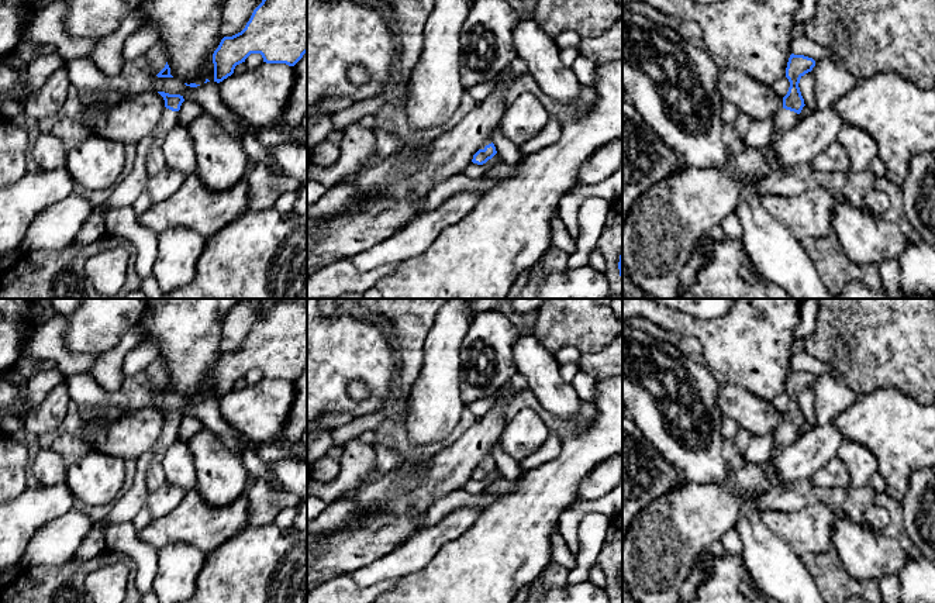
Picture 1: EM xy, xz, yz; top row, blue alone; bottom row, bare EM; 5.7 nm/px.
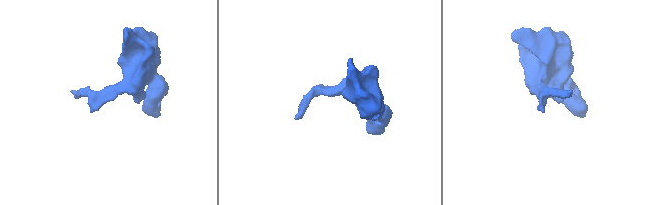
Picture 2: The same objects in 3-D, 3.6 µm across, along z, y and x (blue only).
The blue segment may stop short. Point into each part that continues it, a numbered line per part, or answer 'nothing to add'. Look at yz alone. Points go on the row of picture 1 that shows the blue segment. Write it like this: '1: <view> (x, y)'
1: yz (785, 119)

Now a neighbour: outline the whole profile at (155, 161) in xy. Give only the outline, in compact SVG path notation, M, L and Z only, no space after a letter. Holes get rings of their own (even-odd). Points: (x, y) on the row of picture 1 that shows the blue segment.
M161 147L152 148L146 155L146 173L155 176L168 168L166 159Z

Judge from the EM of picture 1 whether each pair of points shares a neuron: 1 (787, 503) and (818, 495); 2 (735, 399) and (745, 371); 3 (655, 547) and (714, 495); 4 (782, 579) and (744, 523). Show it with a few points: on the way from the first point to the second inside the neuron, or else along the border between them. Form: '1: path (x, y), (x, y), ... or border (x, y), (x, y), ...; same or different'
1: path (794, 496), (811, 495); same
2: border (724, 382), (739, 385), (768, 402); different
3: path (669, 536), (700, 509); same
4: path (773, 565), (755, 537); same

